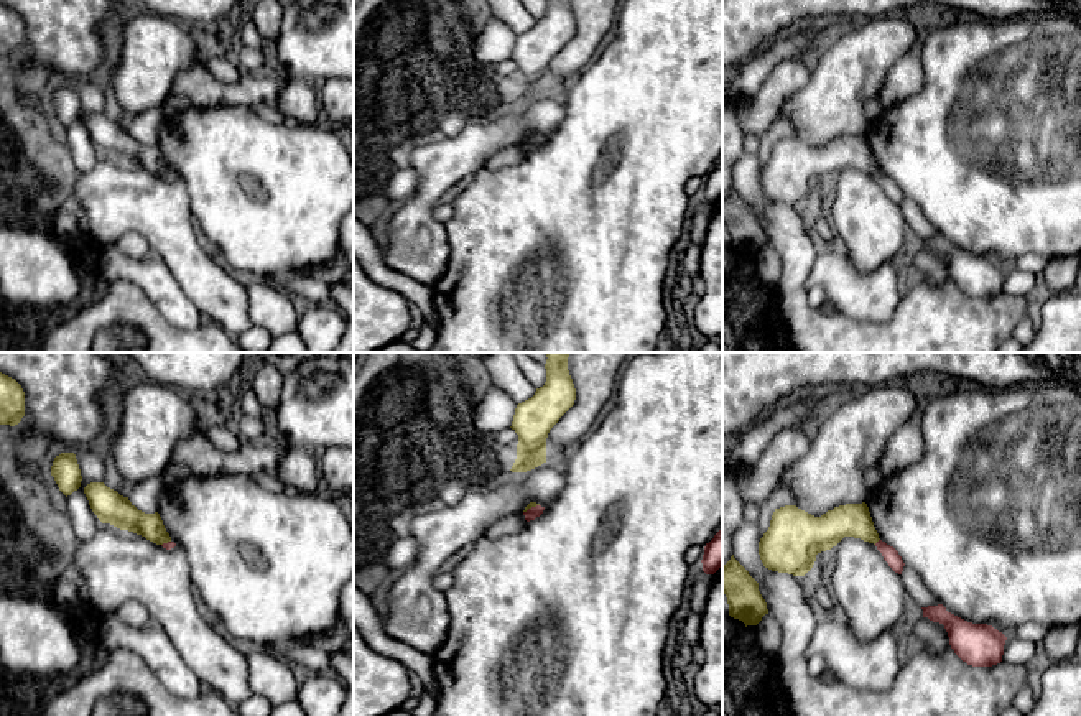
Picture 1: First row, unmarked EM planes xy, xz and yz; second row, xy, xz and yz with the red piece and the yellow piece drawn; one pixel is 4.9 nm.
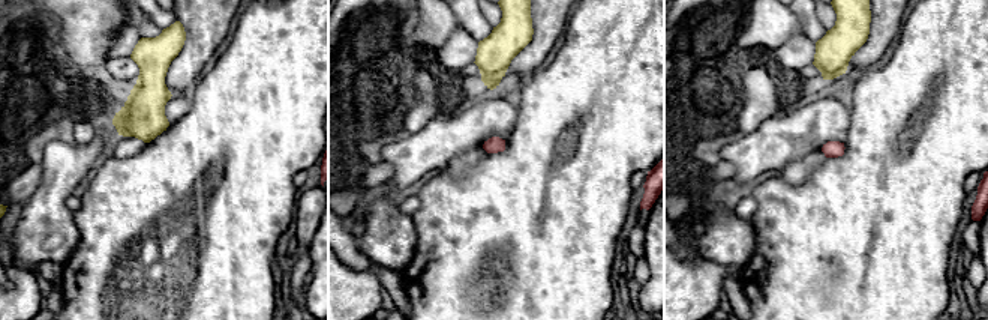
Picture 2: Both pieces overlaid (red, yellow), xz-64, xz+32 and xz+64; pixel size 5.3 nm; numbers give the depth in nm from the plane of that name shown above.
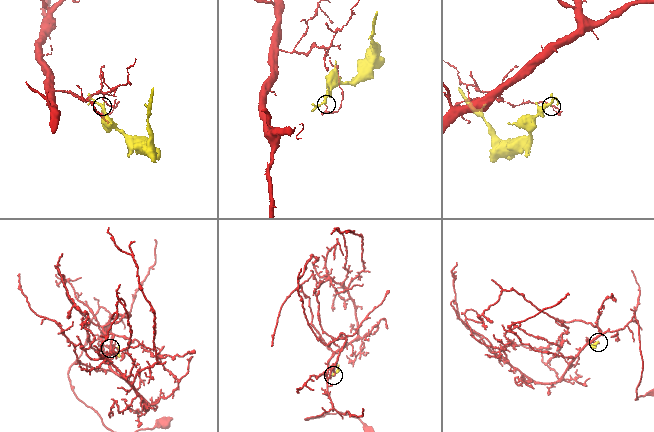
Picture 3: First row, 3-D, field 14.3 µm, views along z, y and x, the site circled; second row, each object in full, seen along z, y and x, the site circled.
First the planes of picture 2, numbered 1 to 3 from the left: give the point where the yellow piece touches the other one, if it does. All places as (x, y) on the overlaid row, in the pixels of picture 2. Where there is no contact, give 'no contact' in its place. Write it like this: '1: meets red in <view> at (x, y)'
1: no contact
2: no contact
3: no contact

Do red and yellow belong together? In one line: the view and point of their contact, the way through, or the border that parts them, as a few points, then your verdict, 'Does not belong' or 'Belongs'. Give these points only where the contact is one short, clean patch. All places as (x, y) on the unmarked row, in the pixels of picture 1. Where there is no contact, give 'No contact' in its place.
Touches red at yz (877, 173). Boundary: yz (879, 170), (874, 175). Does not belong

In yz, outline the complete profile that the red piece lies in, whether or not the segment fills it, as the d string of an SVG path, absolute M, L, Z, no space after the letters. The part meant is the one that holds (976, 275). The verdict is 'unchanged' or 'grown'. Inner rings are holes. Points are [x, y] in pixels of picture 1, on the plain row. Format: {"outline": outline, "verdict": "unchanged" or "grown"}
{"outline": "M943 235L921 239L923 249L944 257L954 285L972 298L1002 293L1007 268L987 255L972 255L946 242Z", "verdict": "unchanged"}

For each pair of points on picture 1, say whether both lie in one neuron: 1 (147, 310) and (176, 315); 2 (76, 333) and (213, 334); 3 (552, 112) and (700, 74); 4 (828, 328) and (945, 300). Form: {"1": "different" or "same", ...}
{"1": "different", "2": "same", "3": "different", "4": "same"}

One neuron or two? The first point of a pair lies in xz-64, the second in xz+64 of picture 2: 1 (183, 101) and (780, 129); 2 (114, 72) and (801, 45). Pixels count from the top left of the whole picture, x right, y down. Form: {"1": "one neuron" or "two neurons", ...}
{"1": "one neuron", "2": "two neurons"}

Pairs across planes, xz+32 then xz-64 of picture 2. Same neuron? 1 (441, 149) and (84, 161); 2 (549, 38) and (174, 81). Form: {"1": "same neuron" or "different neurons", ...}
{"1": "same neuron", "2": "same neuron"}

